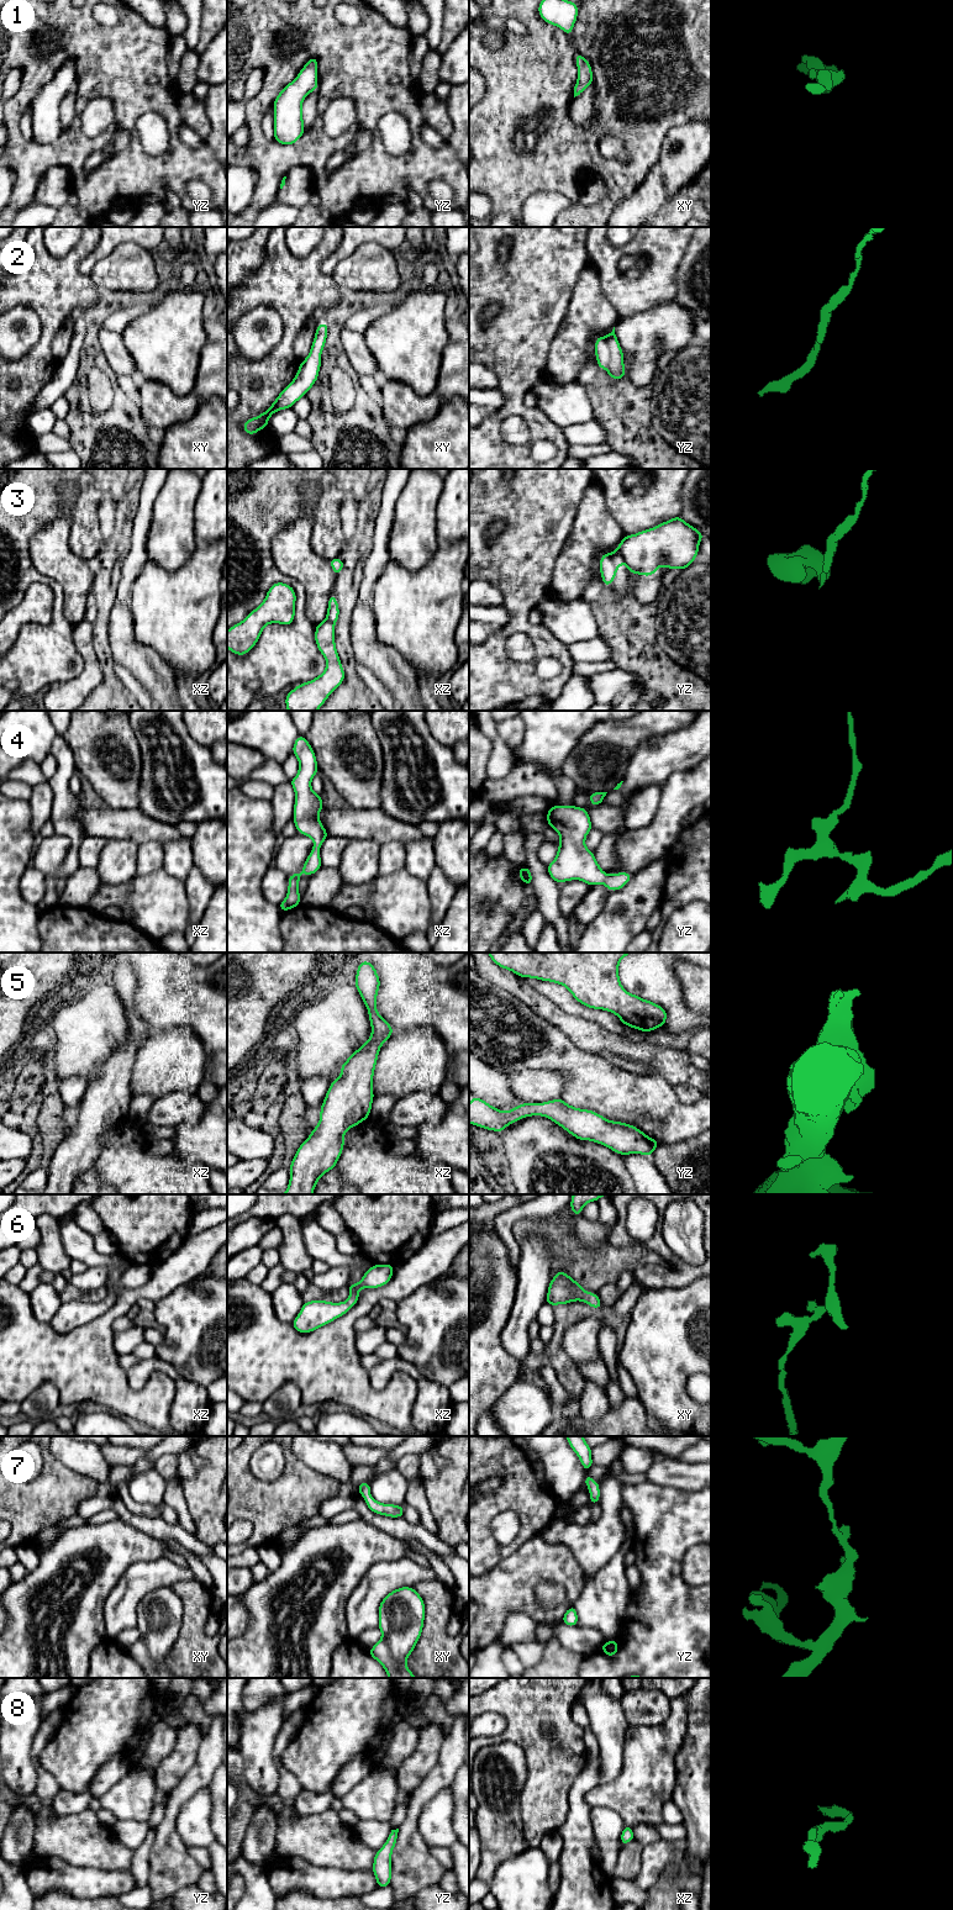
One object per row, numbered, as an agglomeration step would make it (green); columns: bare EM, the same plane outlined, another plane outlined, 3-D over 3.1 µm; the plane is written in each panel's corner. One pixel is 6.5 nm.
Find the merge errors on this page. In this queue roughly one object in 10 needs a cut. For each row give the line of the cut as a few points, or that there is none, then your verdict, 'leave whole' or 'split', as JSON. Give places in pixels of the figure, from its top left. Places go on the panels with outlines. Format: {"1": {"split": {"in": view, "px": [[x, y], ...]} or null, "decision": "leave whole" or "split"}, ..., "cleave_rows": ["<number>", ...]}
{"1": {"split": null, "decision": "leave whole"}, "2": {"split": null, "decision": "leave whole"}, "3": {"split": {"in": "yz", "px": [[619, 544], [625, 562]]}, "decision": "split"}, "4": {"split": null, "decision": "leave whole"}, "5": {"split": null, "decision": "leave whole"}, "6": {"split": null, "decision": "leave whole"}, "7": {"split": null, "decision": "leave whole"}, "8": {"split": null, "decision": "leave whole"}, "cleave_rows": ["3"]}

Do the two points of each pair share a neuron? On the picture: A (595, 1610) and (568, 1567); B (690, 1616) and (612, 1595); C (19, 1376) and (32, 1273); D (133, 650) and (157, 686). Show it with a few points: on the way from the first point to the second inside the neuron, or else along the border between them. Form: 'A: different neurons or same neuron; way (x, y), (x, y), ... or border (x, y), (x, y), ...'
A: different neurons; border (585, 1578), (585, 1583), (573, 1605)
B: different neurons; border (630, 1589), (627, 1608), (620, 1628)
C: different neurons; border (17, 1285), (29, 1294)
D: same neuron; way (138, 659), (157, 678)

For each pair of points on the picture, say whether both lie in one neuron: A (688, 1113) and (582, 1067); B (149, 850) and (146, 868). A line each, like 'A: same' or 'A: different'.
A: same
B: same

